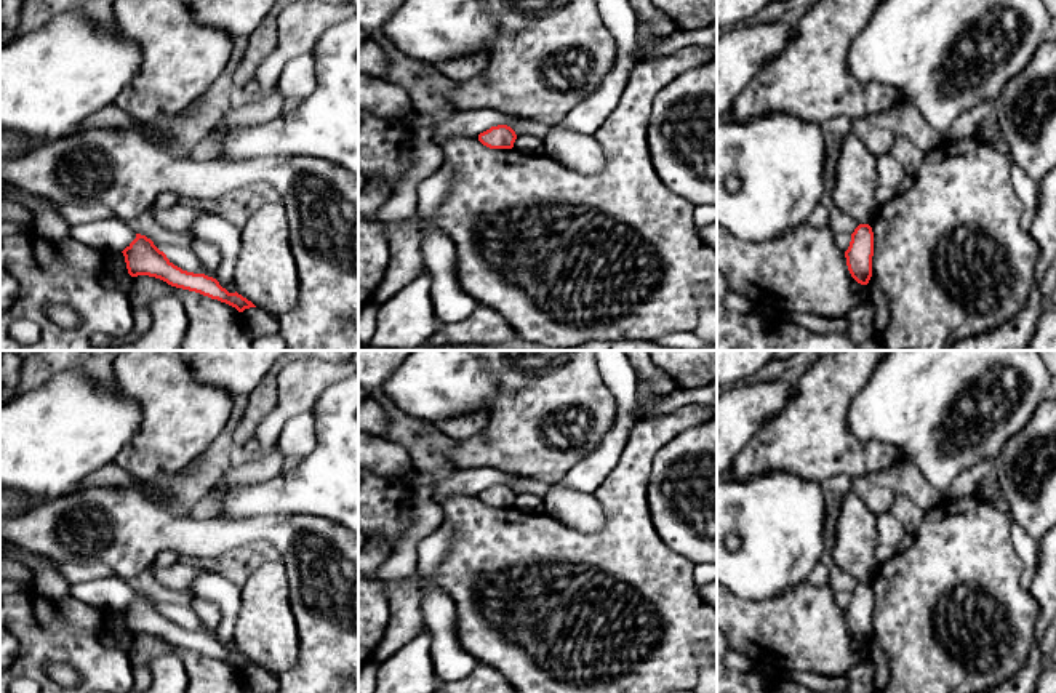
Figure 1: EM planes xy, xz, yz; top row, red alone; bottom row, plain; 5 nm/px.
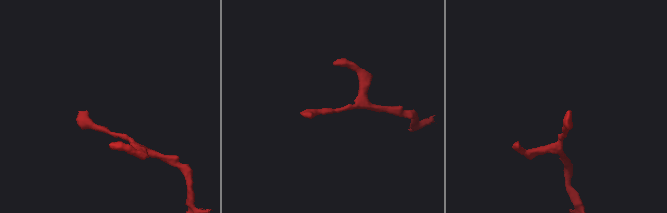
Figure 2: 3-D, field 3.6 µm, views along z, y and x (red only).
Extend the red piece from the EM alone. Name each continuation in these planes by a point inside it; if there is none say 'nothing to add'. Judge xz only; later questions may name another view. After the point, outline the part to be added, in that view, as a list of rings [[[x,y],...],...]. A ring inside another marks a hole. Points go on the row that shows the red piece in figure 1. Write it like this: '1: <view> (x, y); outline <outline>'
nothing to add

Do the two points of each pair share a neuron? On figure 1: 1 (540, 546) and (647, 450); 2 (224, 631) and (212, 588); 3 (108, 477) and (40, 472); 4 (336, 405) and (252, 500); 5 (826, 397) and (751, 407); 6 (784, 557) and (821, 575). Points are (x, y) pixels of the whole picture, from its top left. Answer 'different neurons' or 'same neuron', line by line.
1: same neuron
2: same neuron
3: different neurons
4: same neuron
5: different neurons
6: different neurons

